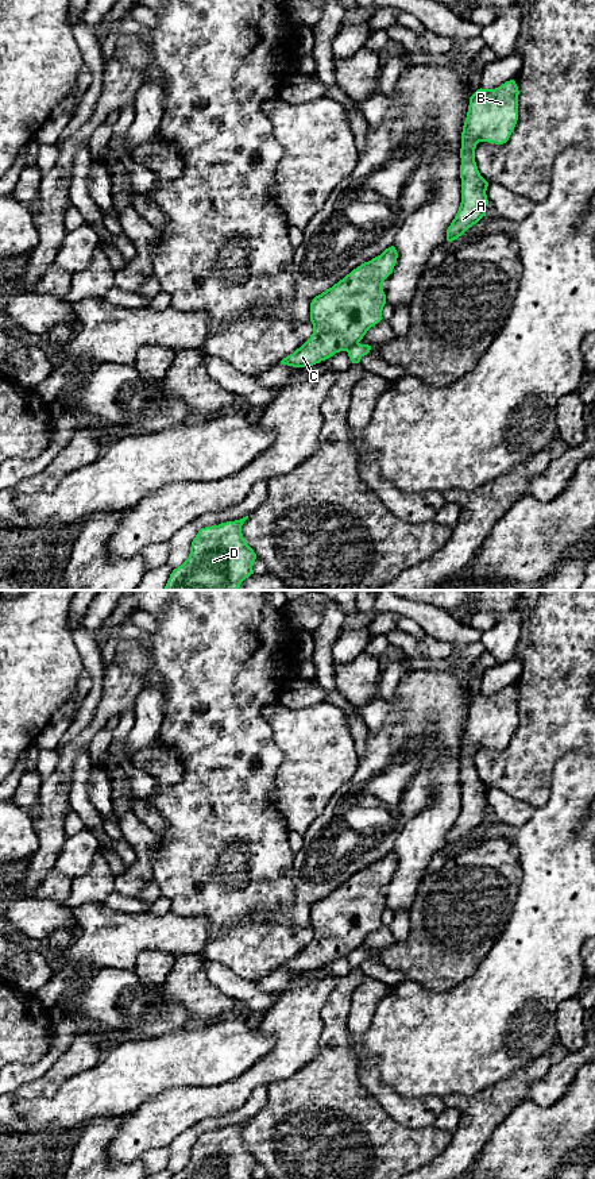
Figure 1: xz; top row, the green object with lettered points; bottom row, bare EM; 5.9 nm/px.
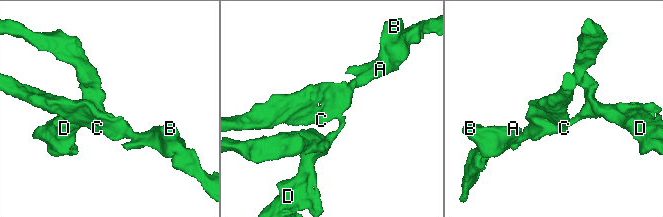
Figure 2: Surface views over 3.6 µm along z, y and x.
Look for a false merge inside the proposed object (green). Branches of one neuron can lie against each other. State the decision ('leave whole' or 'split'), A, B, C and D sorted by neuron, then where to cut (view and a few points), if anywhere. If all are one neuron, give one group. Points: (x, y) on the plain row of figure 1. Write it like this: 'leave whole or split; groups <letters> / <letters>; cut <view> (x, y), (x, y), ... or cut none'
split; groups A B C / D; cut xz (358, 947), (347, 956)

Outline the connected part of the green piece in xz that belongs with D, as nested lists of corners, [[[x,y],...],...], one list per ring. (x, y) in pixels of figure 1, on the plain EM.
[[[247,1124],[201,1133],[192,1147],[189,1163],[171,1179],[254,1179],[256,1159],[242,1138]]]

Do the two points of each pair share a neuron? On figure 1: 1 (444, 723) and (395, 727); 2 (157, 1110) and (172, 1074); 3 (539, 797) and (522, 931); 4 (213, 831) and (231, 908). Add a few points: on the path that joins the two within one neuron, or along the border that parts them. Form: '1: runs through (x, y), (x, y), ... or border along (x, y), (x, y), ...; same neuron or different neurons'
1: runs through (432, 723), (417, 723), (413, 727), (408, 727); same neuron
2: border along (197, 1086), (172, 1086), (139, 1106); different neurons
3: border along (552, 778), (549, 798), (536, 809); different neurons
4: runs through (221, 850), (225, 854), (228, 889); same neuron

